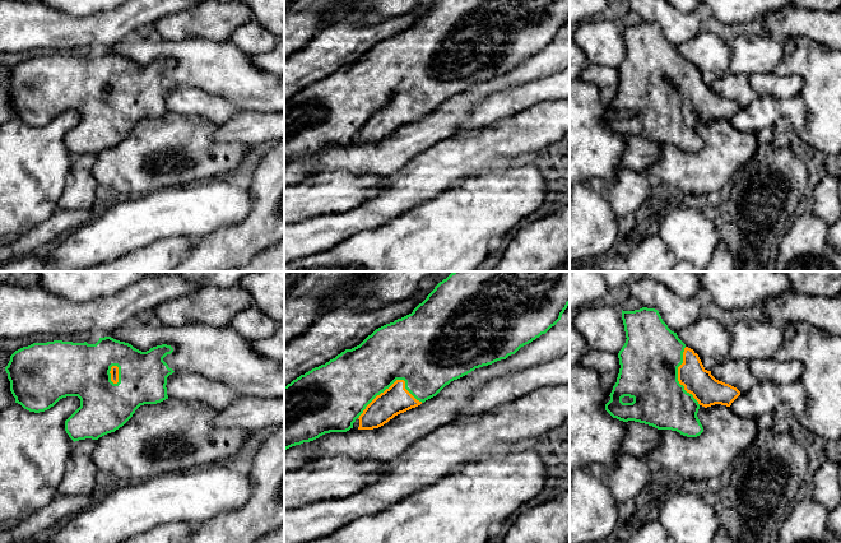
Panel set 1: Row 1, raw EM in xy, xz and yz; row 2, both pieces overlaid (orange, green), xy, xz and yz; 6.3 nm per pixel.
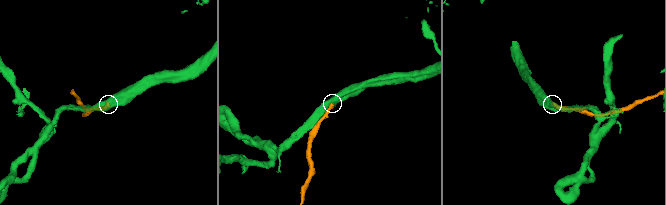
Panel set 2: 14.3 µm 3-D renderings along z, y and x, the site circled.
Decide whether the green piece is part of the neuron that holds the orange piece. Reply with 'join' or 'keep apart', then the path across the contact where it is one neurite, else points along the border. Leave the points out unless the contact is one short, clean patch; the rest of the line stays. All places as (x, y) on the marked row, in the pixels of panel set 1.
join

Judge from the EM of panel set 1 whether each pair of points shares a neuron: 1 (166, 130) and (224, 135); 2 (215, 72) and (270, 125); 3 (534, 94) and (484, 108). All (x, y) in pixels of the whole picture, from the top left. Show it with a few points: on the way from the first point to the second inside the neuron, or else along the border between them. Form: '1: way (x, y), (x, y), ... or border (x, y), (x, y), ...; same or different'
1: border (212, 134), (215, 142), (238, 142), (241, 144); different
2: border (242, 110), (270, 112); different
3: way (521, 97), (497, 106); same

